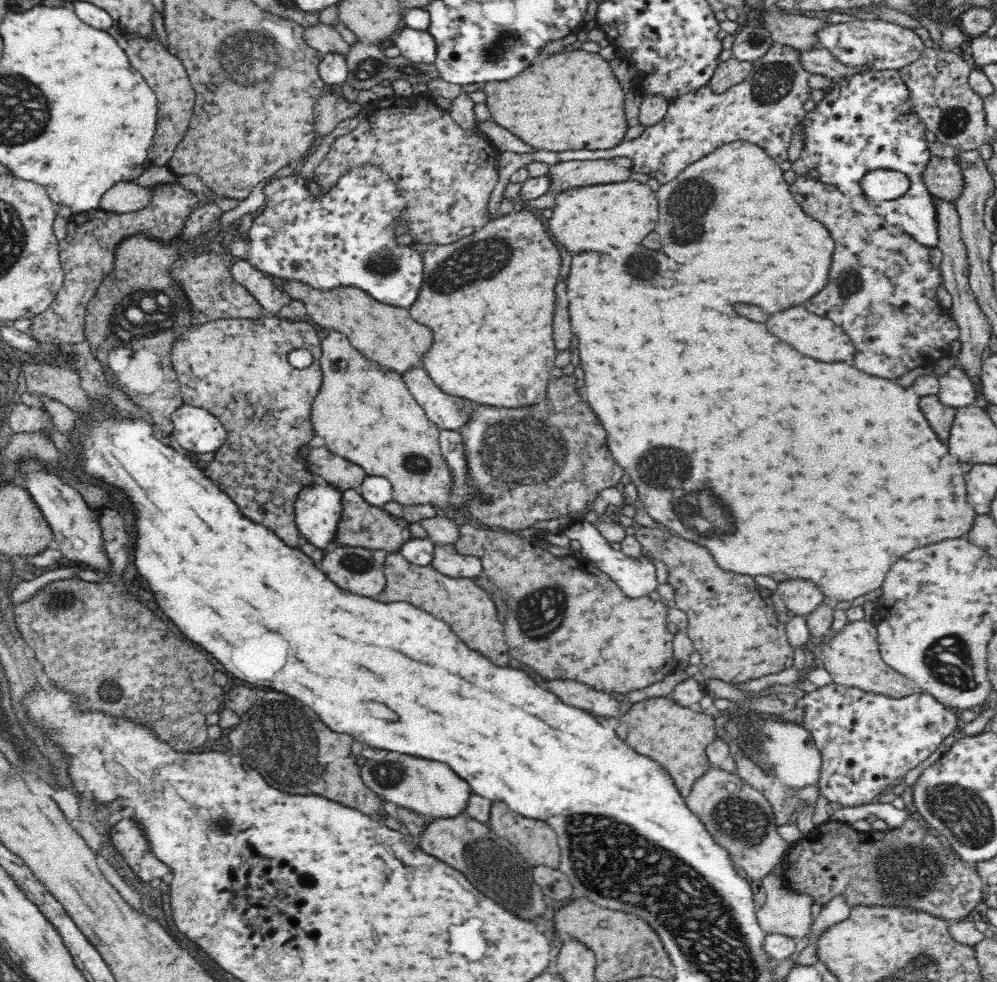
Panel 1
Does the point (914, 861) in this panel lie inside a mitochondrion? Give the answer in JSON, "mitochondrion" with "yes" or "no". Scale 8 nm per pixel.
{"mitochondrion":"yes"}

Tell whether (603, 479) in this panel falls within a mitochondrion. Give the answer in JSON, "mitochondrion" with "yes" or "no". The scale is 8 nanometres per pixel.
{"mitochondrion":"no"}

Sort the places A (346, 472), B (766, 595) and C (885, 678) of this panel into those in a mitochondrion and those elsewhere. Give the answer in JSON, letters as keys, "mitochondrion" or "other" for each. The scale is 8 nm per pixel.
{"A":"other","B":"other","C":"other"}

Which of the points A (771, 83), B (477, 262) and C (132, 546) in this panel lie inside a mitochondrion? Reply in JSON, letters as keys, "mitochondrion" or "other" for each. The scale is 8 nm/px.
{"A":"mitochondrion","B":"mitochondrion","C":"other"}

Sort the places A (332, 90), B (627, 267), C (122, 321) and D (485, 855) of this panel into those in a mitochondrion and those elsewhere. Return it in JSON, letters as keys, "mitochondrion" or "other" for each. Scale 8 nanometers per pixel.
{"A":"other","B":"mitochondrion","C":"mitochondrion","D":"mitochondrion"}

